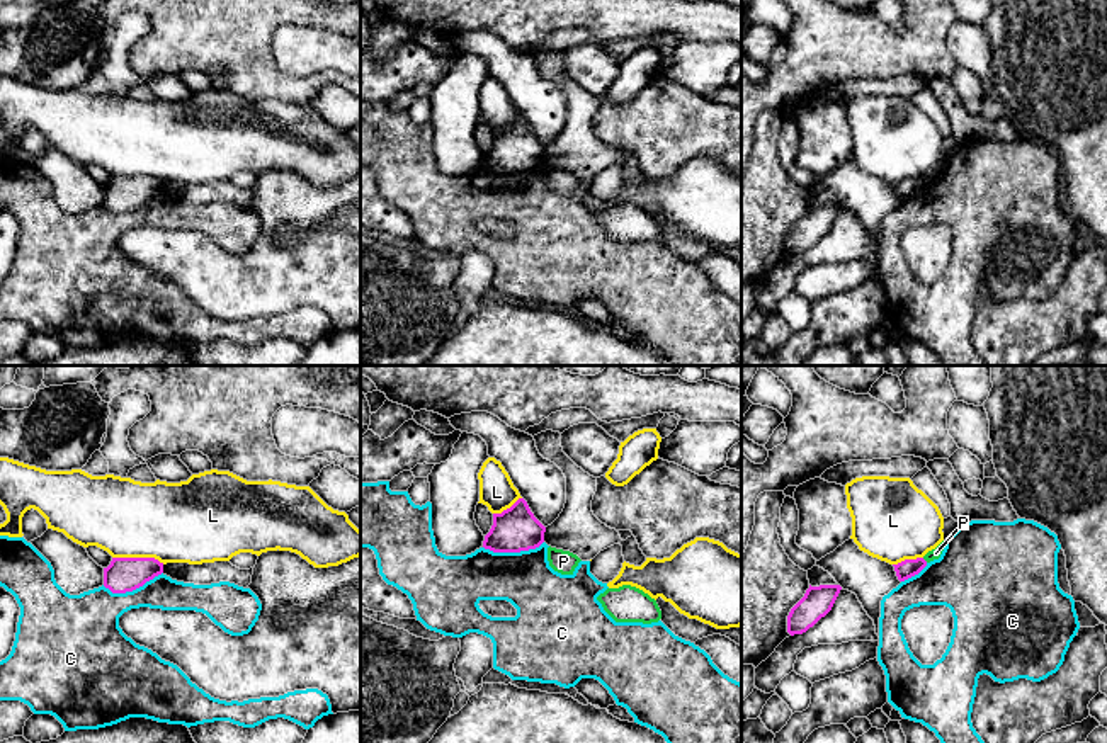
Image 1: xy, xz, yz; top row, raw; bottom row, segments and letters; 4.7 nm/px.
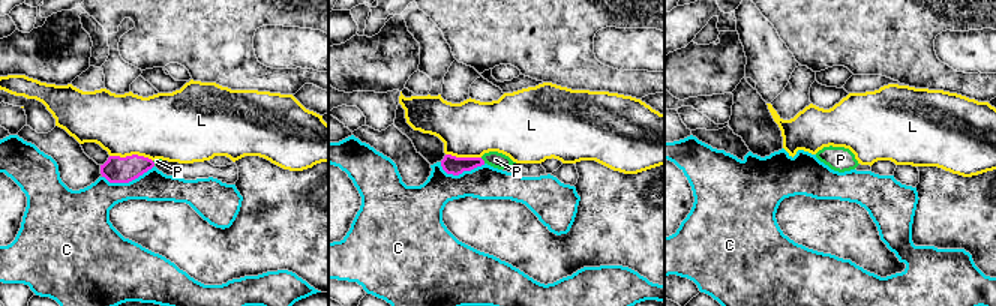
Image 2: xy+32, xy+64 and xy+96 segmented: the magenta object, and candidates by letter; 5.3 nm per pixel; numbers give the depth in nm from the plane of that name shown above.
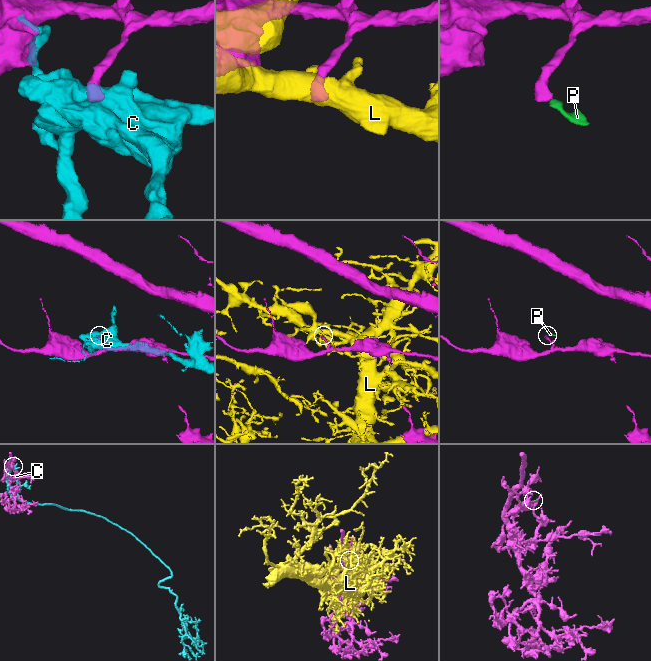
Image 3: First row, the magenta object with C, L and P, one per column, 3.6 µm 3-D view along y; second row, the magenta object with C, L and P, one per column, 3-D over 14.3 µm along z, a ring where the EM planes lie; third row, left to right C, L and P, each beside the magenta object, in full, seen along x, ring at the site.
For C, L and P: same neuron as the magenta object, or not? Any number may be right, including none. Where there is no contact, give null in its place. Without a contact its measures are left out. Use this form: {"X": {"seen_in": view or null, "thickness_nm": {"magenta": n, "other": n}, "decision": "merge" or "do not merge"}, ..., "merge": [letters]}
{"C": {"seen_in": "xz", "thickness_nm": {"magenta": 220, "other": 280}, "decision": "do not merge"}, "L": {"seen_in": "xy", "thickness_nm": {"magenta": 160, "other": 380}, "decision": "do not merge"}, "P": {"seen_in": "yz", "thickness_nm": {"magenta": 90, "other": 50}, "decision": "do not merge"}, "merge": []}

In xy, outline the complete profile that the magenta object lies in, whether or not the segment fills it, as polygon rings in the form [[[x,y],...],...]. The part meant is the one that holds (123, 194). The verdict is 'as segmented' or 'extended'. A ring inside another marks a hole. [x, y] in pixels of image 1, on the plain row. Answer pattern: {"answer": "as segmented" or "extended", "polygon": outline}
{"answer": "as segmented", "polygon": [[[112,177],[104,187],[104,206],[112,213],[126,213],[143,206],[163,192],[163,182],[155,177]]]}

